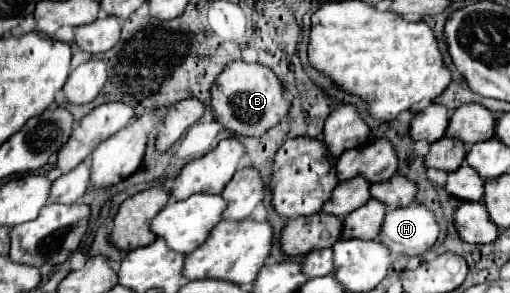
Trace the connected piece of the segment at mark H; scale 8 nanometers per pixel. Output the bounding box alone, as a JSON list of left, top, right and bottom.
[379,205,439,255]

